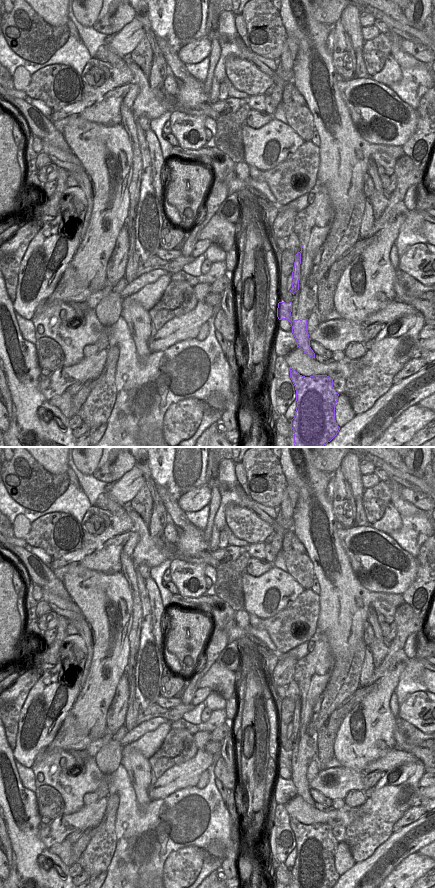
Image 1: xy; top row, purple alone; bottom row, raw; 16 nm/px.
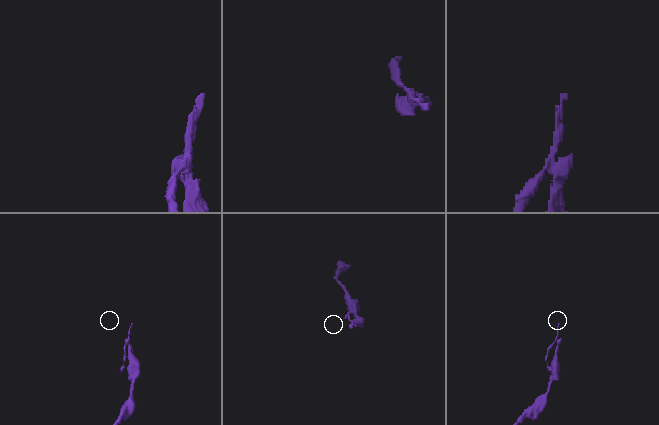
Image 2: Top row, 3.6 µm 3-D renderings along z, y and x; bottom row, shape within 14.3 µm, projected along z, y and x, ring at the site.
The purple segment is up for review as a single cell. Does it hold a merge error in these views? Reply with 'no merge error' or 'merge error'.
merge error

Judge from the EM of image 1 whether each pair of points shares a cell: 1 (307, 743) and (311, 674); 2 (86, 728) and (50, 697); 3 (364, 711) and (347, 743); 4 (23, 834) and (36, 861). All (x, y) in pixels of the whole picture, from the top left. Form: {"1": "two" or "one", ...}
{"1": "one", "2": "two", "3": "one", "4": "one"}

